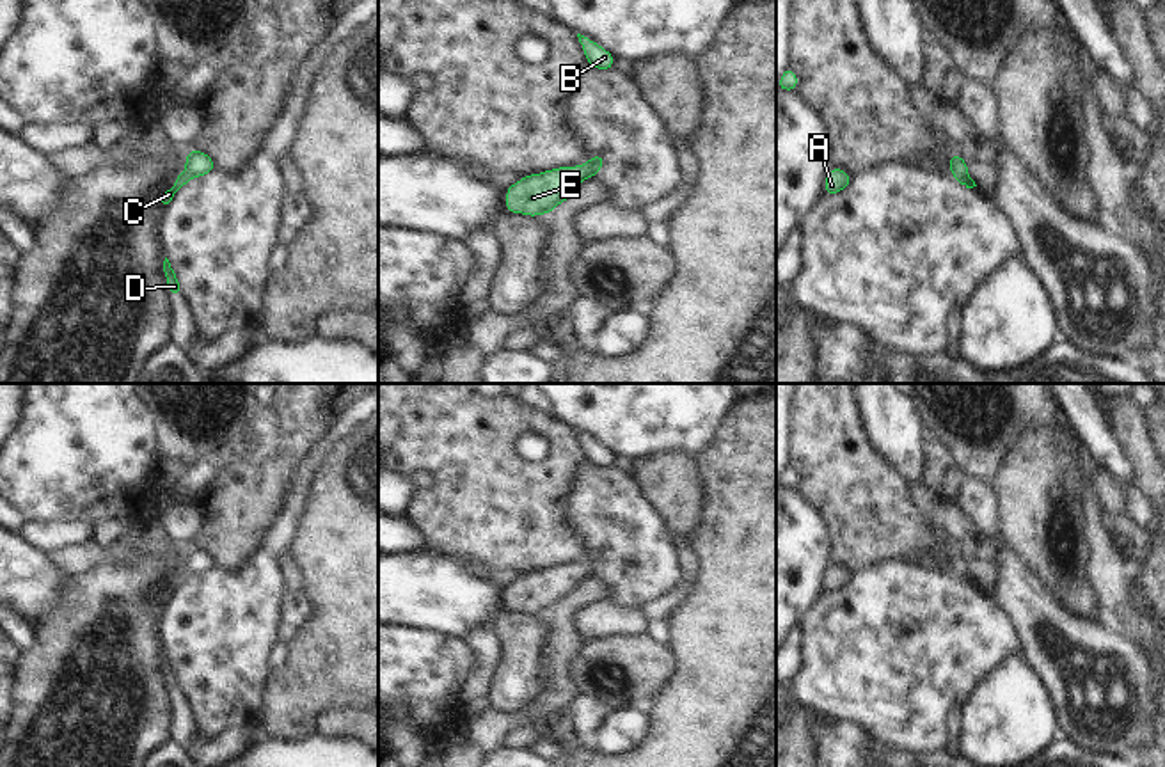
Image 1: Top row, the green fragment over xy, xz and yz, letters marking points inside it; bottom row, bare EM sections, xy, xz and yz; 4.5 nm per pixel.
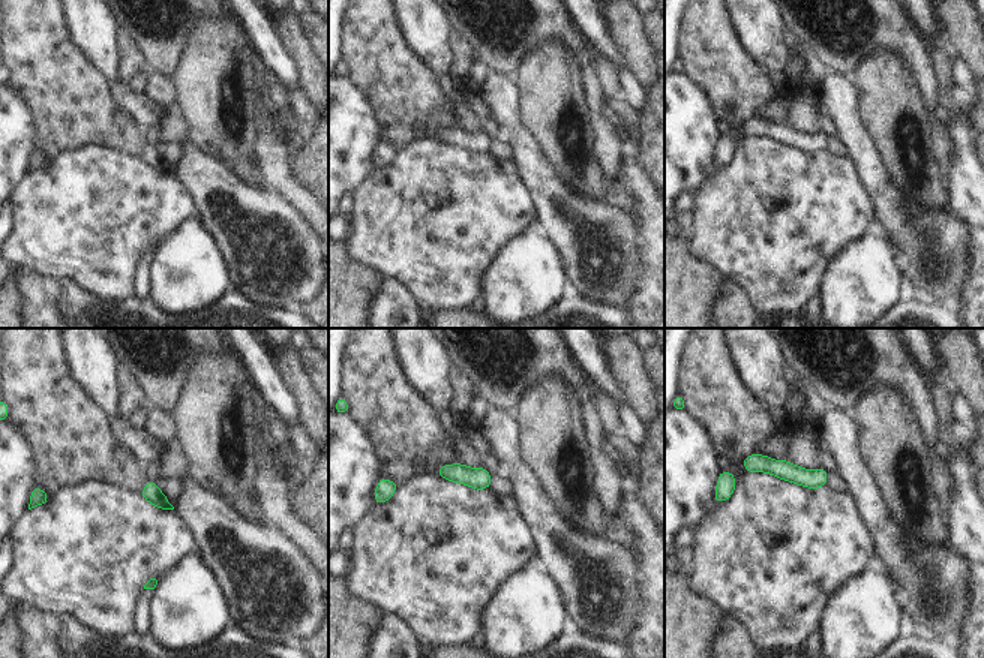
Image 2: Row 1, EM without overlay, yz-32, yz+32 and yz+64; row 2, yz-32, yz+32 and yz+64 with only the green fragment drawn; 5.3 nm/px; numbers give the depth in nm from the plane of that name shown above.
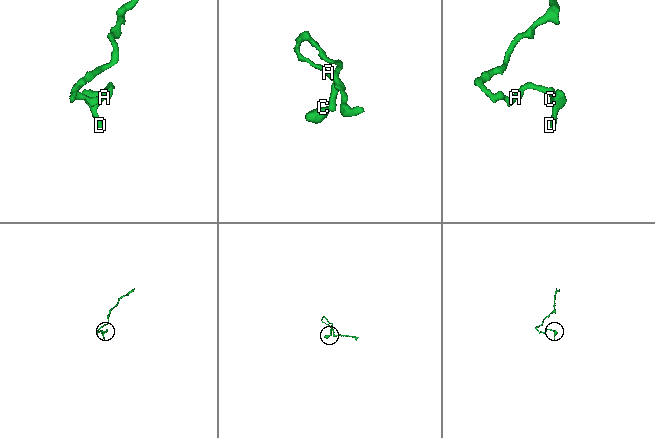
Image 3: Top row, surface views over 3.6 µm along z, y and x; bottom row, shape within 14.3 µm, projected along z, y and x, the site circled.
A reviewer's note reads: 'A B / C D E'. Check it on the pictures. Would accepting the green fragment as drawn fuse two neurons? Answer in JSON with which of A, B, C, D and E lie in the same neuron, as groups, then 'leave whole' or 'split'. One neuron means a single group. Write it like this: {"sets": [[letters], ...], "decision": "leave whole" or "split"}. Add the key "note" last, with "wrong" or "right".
{"sets": [["A", "B", "C", "D", "E"]], "decision": "leave whole", "note": "wrong"}

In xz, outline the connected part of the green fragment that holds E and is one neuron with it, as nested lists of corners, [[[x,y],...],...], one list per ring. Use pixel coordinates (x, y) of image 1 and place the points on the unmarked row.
[[[593,552],[588,561],[529,572],[506,586],[506,609],[538,614],[565,600],[586,575],[595,575],[606,557]]]

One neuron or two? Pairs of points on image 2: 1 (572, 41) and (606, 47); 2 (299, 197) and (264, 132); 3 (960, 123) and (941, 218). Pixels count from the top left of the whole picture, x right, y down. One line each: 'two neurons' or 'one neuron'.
1: two neurons
2: one neuron
3: two neurons

